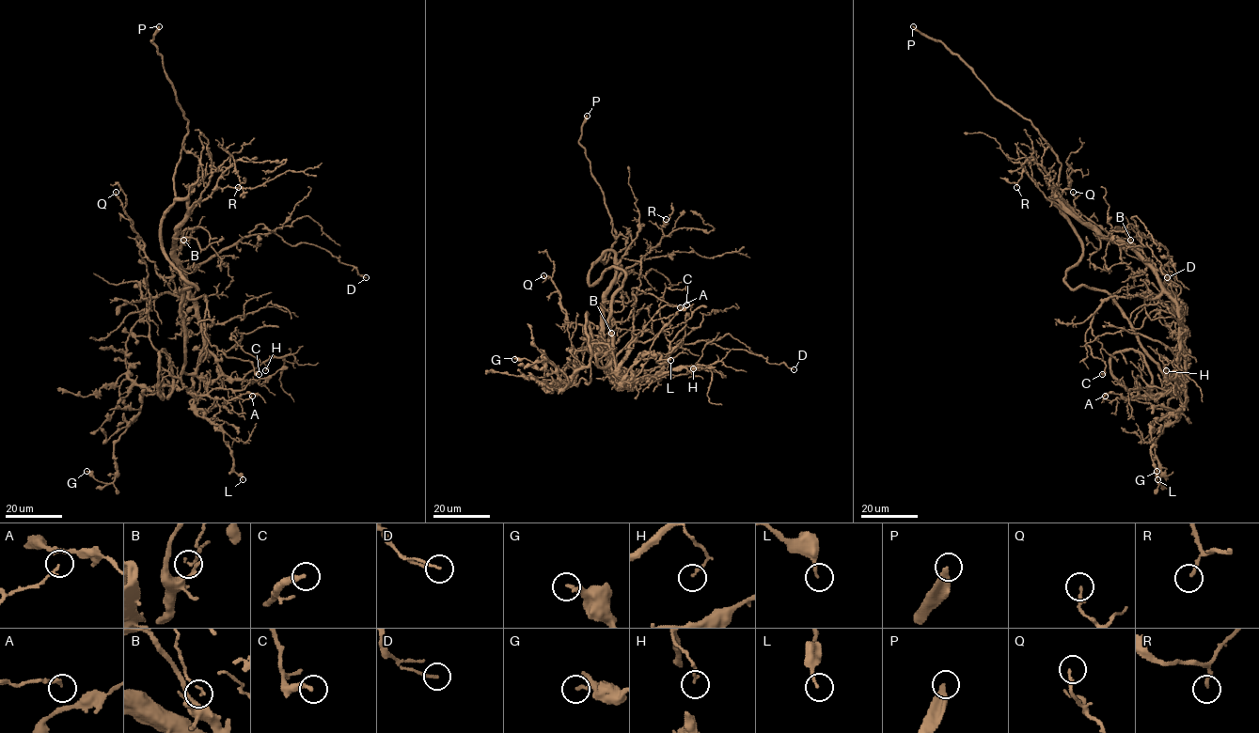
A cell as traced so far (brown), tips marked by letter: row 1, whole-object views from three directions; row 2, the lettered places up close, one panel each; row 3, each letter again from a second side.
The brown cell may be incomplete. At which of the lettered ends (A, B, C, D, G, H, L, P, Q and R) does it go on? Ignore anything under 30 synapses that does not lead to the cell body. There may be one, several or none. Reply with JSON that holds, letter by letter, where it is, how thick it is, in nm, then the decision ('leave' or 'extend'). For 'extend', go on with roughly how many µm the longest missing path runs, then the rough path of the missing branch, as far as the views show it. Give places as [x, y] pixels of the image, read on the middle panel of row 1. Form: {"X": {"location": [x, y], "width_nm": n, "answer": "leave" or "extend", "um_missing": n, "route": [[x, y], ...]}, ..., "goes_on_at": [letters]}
{"A": {"location": [680, 307], "width_nm": 80, "answer": "leave"}, "B": {"location": [611, 333], "width_nm": 100, "answer": "leave"}, "C": {"location": [686, 304], "width_nm": 280, "answer": "leave"}, "D": {"location": [794, 369], "width_nm": 140, "answer": "leave"}, "G": {"location": [514, 359], "width_nm": 130, "answer": "leave"}, "H": {"location": [693, 368], "width_nm": 130, "answer": "leave"}, "L": {"location": [670, 360], "width_nm": 150, "answer": "leave"}, "P": {"location": [587, 116], "width_nm": 280, "answer": "extend", "um_missing": 15, "route": [[587, 116], [590, 101], [599, 92], [595, 92]]}, "Q": {"location": [543, 275], "width_nm": 140, "answer": "leave"}, "R": {"location": [666, 219], "width_nm": 170, "answer": "leave"}, "goes_on_at": ["P"]}

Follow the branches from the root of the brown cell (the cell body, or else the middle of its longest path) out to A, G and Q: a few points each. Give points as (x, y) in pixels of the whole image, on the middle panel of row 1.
A: (602, 337), (616, 370), (631, 383), (627, 387), (620, 388), (618, 373), (628, 346), (661, 307), (680, 307)
G: (602, 337), (614, 365), (588, 347), (559, 388), (572, 379), (544, 357), (514, 359)
Q: (602, 337), (599, 350), (600, 336), (584, 334), (580, 324), (568, 321), (559, 290), (551, 278), (543, 275)

